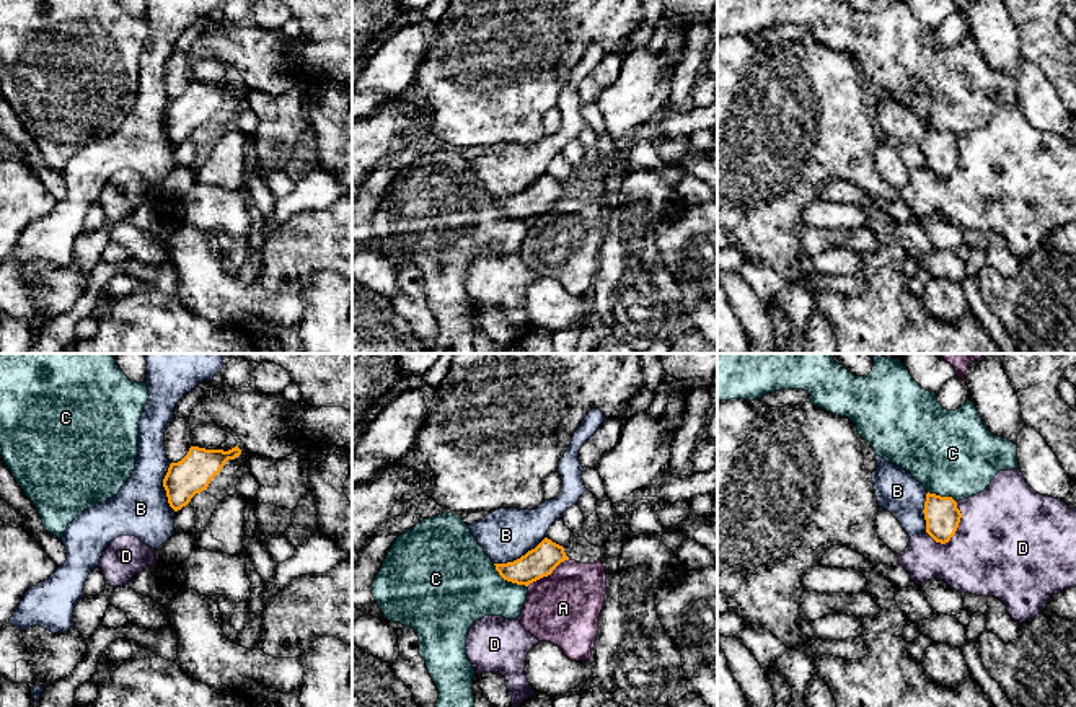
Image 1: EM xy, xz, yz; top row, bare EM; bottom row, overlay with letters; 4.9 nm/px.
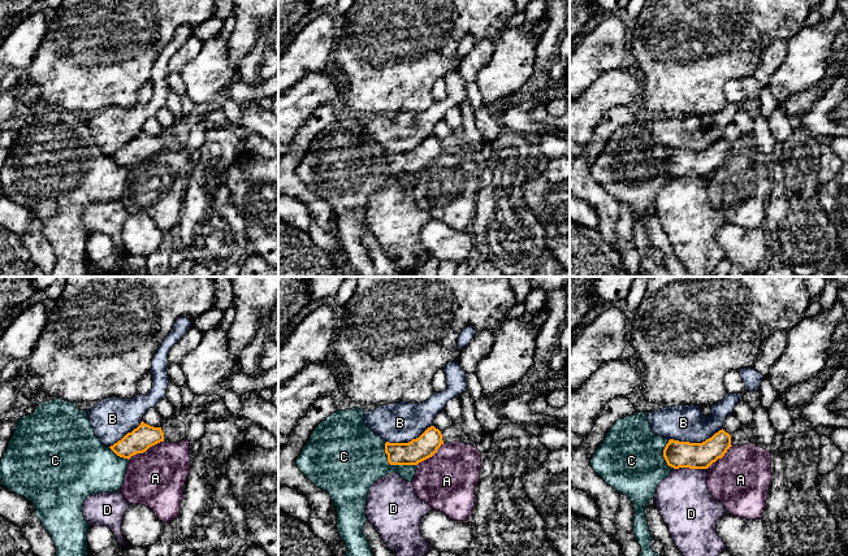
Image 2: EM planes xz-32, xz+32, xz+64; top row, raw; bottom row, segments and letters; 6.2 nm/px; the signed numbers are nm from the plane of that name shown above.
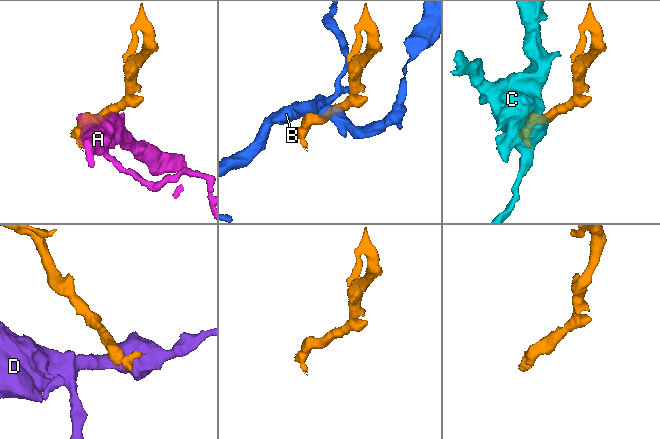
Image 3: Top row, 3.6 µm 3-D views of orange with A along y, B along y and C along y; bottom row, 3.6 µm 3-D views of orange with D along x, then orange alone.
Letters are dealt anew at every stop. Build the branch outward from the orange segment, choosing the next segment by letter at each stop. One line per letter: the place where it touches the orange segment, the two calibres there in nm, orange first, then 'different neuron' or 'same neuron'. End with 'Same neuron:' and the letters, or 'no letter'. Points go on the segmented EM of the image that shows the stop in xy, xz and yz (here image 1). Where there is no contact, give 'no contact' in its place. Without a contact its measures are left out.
A: meets orange in xz at (546, 575); 150 nm thick on the orange side, 360 nm on the other; different neuron
B: meets orange in xz at (520, 557); 150 nm thick on the orange side, 260 nm on the other; different neuron
C: meets orange in xz at (509, 580); 150 nm thick on the orange side, 400 nm on the other; different neuron
D: meets orange in yz at (957, 526); 170 nm thick on the orange side, 500 nm on the other; different neuron
Same neuron: no letter

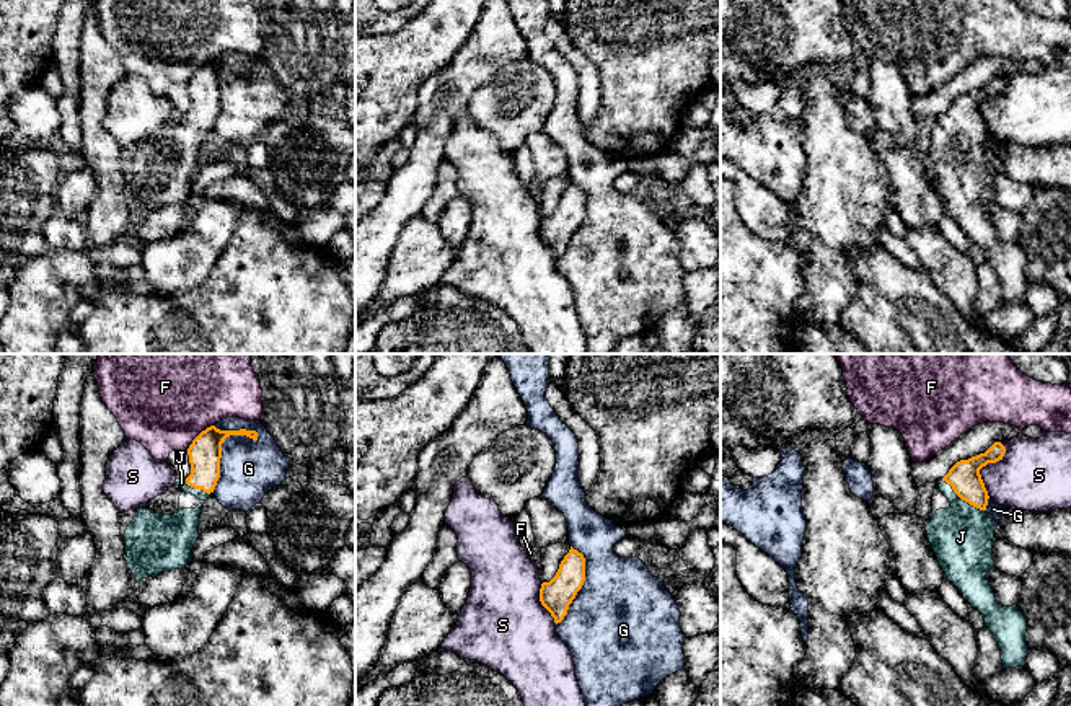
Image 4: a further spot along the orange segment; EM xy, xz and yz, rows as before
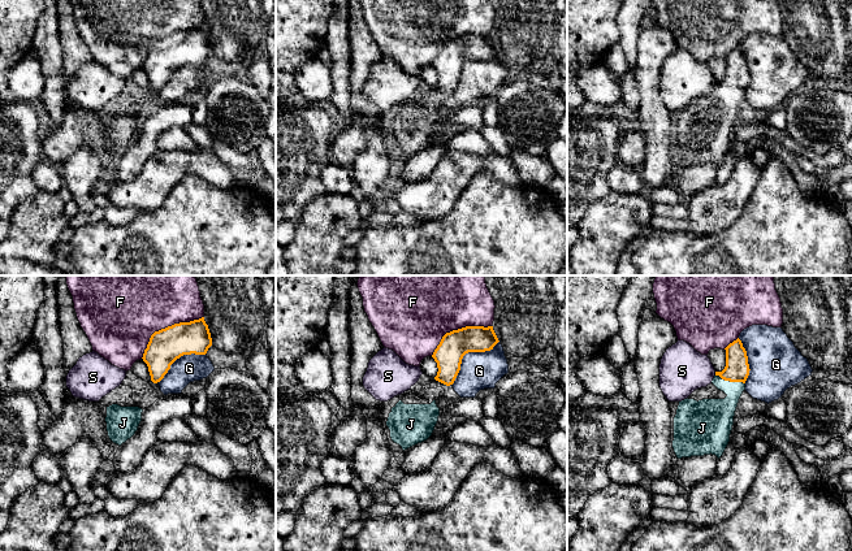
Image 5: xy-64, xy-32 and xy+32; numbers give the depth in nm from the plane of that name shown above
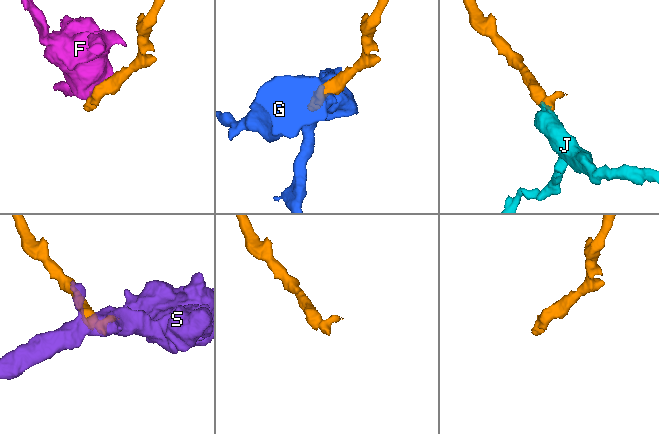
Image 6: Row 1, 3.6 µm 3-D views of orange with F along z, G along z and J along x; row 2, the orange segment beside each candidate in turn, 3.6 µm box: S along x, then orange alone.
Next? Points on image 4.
F: meets orange in xy at (199, 434); 160 nm thick on the orange side, 500 nm on the other; different neuron
G: meets orange in xy at (220, 447); 160 nm thick on the orange side, 280 nm on the other; different neuron
J: meets orange in yz at (962, 499); 160 nm thick on the orange side, 300 nm on the other; same neuron
S: meets orange in yz at (985, 465); 160 nm thick on the orange side, 360 nm on the other; different neuron
Same neuron: J

